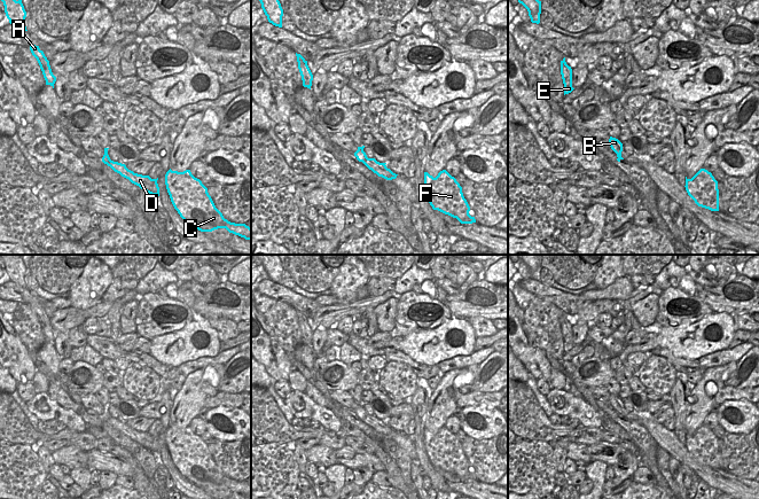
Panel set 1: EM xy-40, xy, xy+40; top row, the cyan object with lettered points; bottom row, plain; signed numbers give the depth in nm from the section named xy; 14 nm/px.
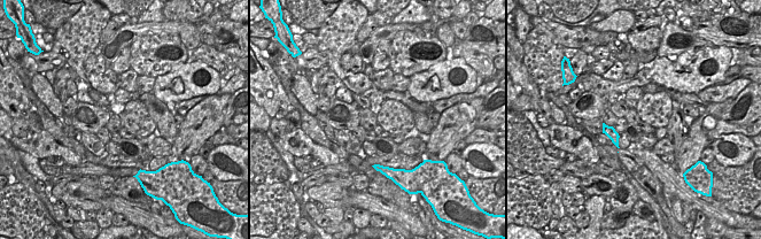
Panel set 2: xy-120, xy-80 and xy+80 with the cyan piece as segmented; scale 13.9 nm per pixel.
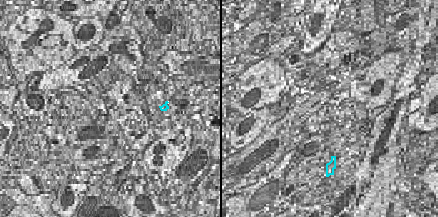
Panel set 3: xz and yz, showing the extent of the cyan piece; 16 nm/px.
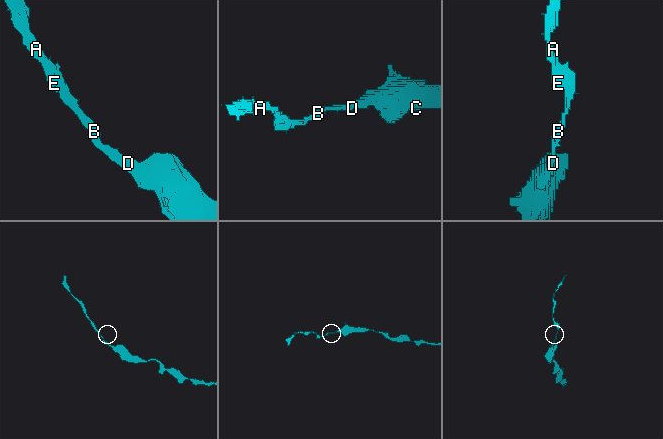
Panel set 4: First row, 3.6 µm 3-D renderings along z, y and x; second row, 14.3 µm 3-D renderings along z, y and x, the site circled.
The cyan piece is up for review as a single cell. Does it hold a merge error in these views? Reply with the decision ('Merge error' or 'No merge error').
No merge error

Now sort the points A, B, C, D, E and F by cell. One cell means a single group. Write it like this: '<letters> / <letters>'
A B C D E F

